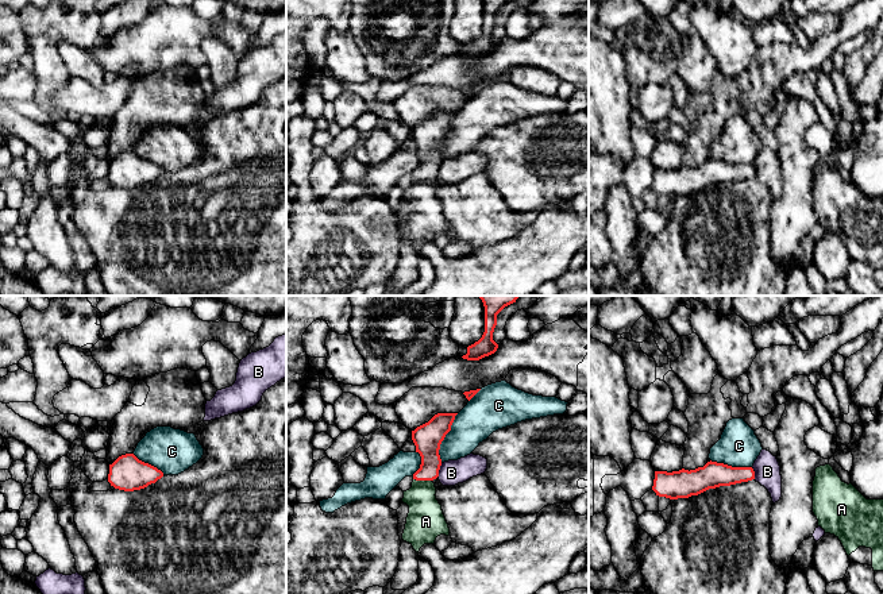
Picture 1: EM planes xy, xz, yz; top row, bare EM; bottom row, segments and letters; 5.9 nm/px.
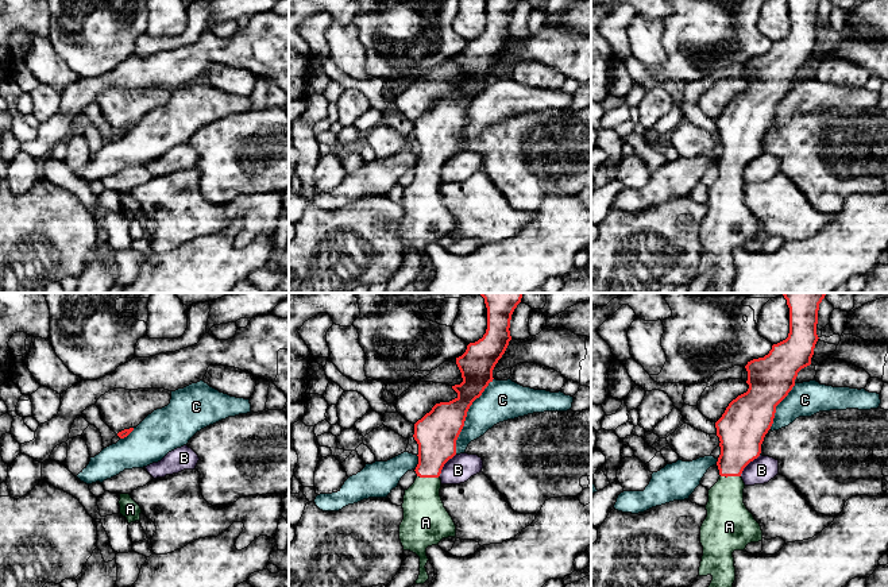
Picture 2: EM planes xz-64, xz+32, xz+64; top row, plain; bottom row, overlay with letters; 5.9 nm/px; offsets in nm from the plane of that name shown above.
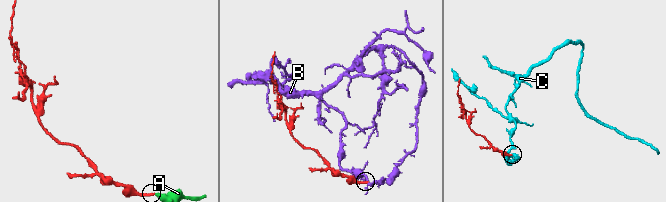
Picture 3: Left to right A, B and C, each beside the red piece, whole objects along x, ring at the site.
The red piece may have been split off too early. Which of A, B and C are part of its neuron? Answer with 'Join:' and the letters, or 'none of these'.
Join: A

